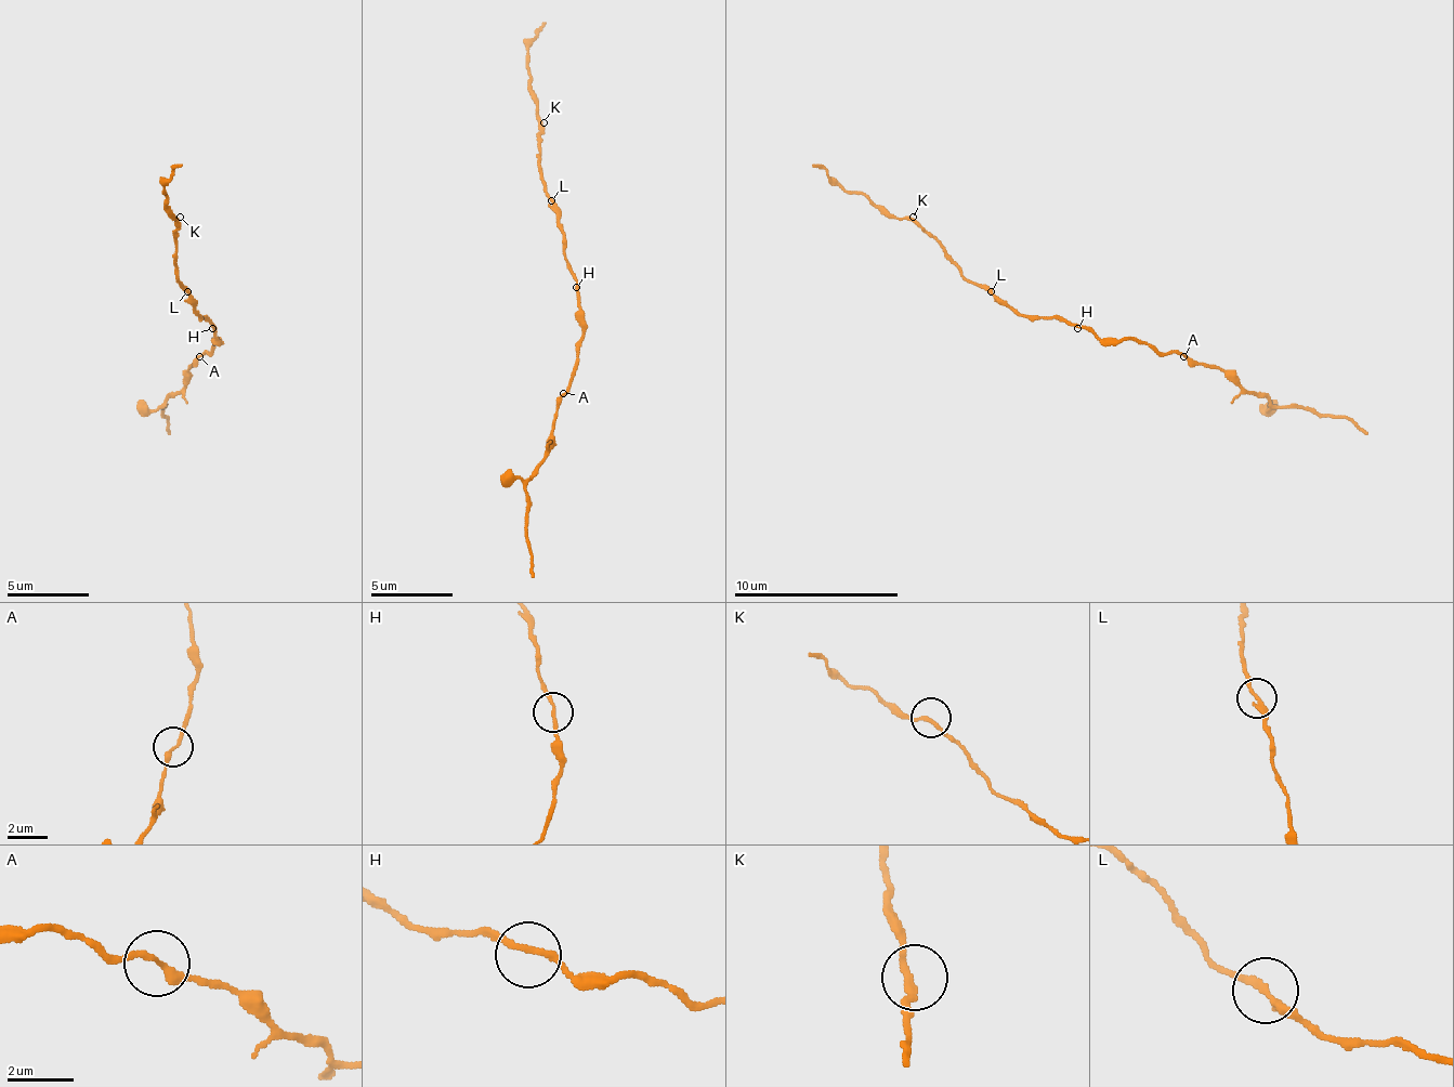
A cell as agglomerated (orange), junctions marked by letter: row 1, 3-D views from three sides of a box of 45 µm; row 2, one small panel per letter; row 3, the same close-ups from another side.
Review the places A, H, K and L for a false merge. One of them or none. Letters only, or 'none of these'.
none of these

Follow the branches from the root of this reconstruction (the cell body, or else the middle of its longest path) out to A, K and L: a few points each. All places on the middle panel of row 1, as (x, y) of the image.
A: (576, 287), (576, 303), (585, 312), (585, 337), (580, 341), (580, 362), (572, 369), (572, 385), (564, 394)
K: (576, 287), (576, 275), (567, 266), (564, 254), (560, 209), (547, 193), (539, 171), (539, 127), (544, 122)
L: (576, 287), (576, 275), (567, 266), (564, 254), (560, 209), (551, 200)

